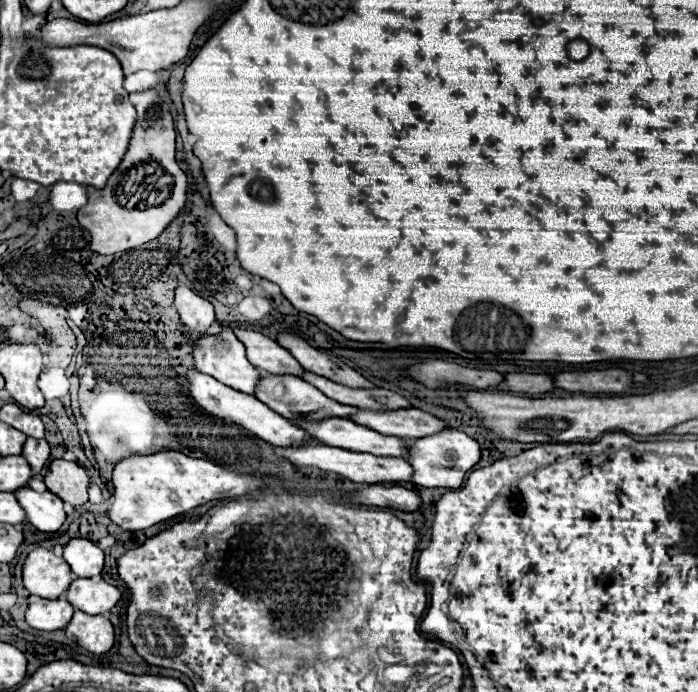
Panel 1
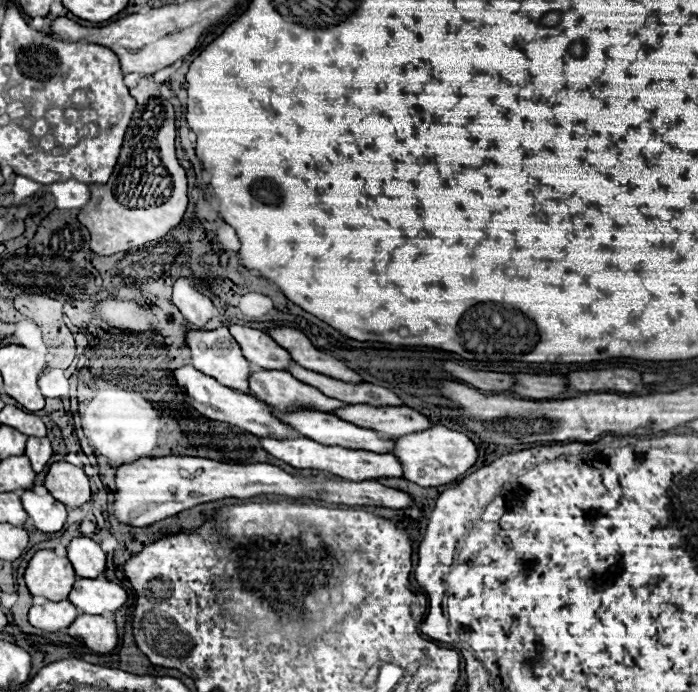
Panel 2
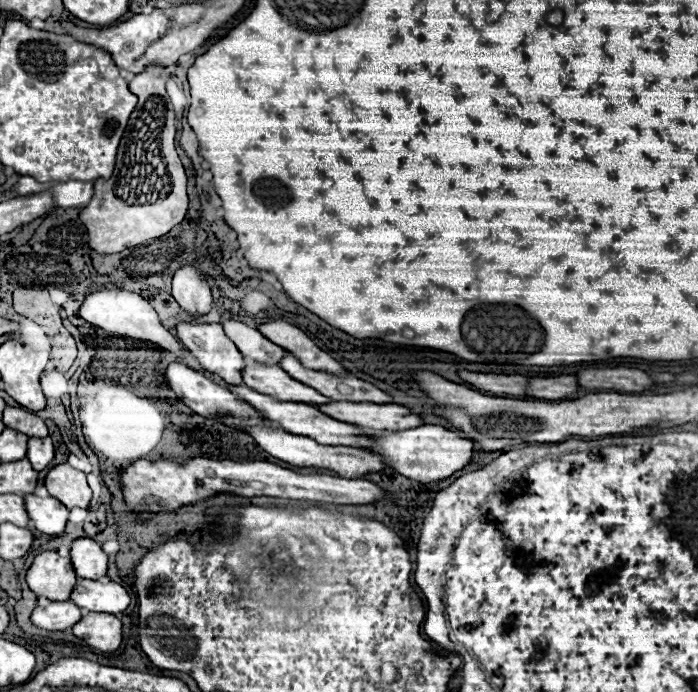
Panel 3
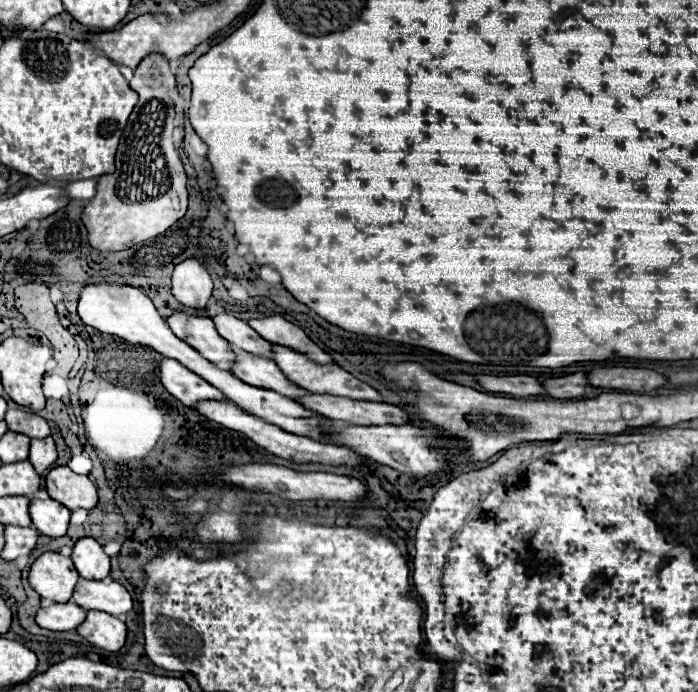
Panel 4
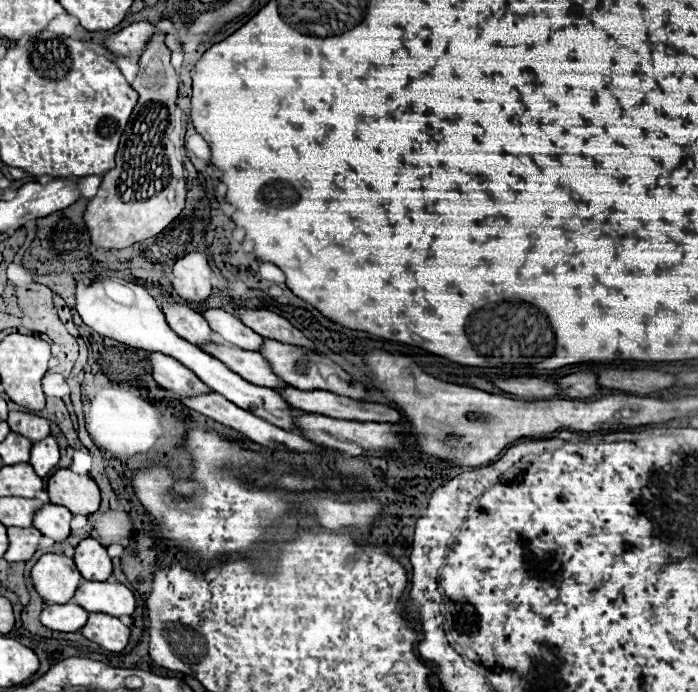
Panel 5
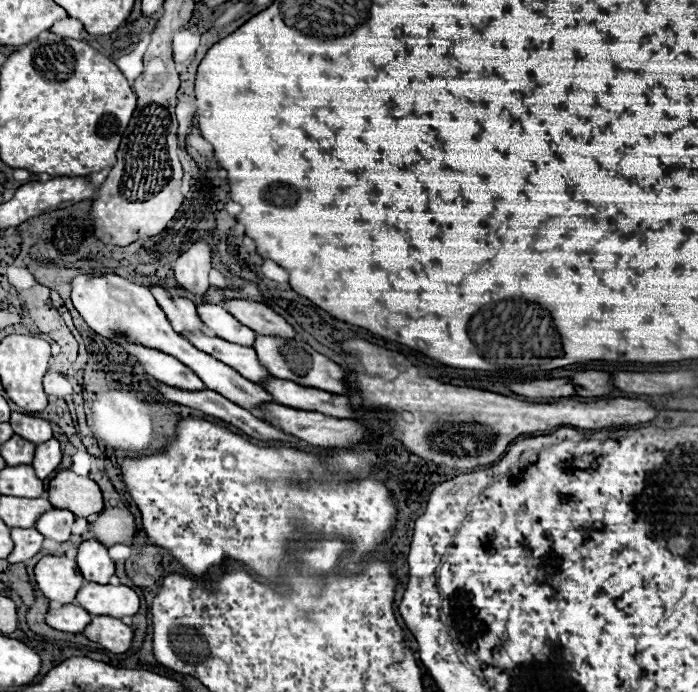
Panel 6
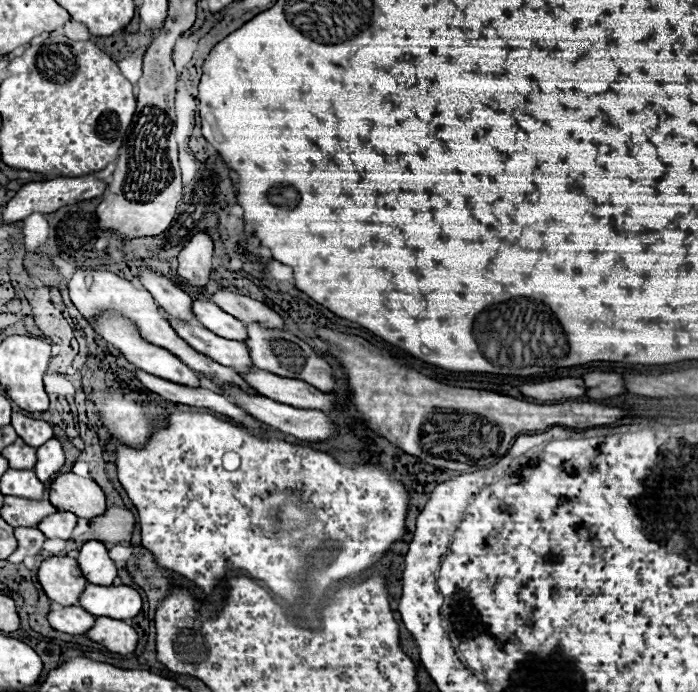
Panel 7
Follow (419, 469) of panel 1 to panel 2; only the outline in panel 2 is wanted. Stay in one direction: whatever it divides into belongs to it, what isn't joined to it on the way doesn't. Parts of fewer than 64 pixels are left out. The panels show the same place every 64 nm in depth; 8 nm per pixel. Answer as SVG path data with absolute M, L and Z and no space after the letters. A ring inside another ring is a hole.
M432 426L426 428L424 432L412 432L404 434L392 440L394 448L392 454L400 460L404 478L418 484L418 486L440 486L440 484L450 484L462 478L462 474L474 466L478 458L476 444L462 432L450 430L446 426Z

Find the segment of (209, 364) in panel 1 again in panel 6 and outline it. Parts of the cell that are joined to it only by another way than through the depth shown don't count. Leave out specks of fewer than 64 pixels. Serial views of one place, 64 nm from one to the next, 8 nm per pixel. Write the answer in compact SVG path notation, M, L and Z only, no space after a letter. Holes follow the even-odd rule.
M150 284L148 288L154 294L160 308L166 312L166 316L176 332L184 332L184 330L204 332L206 330L206 326L202 324L202 320L196 314L196 306L192 300L188 300L184 296L170 294L170 290L164 288L162 284Z

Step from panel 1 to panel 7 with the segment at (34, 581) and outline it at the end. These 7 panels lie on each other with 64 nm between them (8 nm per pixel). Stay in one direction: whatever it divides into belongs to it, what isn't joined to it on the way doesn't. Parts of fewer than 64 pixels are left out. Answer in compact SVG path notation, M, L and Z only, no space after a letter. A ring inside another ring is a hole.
M52 556L38 568L38 582L52 602L60 606L76 606L80 594L88 586L78 562L68 556Z

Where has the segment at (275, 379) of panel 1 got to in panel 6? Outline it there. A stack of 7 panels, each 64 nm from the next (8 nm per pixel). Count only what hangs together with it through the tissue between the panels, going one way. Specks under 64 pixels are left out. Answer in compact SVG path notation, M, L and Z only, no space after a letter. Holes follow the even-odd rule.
M182 332L182 334L196 348L200 348L202 352L208 352L210 356L214 356L216 360L228 364L230 368L234 368L236 372L240 372L244 378L248 378L252 382L262 382L270 376L268 372L264 372L264 368L260 366L258 358L256 358L254 348L250 348L250 346L232 344L232 342L220 340L216 336L208 336L204 332Z

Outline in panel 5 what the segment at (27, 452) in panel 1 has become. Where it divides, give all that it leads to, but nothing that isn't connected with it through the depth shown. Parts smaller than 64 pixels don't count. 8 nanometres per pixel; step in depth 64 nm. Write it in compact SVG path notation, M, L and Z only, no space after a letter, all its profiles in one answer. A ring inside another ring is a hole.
M50 436L48 440L36 442L32 446L32 456L30 456L30 464L36 470L38 476L48 476L52 472L52 468L58 464L60 460L60 452L58 452L58 444L56 440Z

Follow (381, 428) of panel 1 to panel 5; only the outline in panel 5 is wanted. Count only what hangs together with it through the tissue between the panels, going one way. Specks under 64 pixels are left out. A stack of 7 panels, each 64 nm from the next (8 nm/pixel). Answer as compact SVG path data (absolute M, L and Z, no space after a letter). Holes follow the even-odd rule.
M284 386L280 396L288 400L298 410L316 412L332 416L338 420L356 420L356 422L400 422L400 412L382 404L358 402L346 396L338 396L326 390L298 390L294 386Z

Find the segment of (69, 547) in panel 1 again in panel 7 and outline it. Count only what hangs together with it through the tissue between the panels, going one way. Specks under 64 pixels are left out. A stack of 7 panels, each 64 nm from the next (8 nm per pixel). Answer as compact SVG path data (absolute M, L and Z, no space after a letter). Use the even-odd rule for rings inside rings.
M88 540L78 556L80 570L90 584L110 586L116 578L114 560L108 556L108 548L98 540Z

